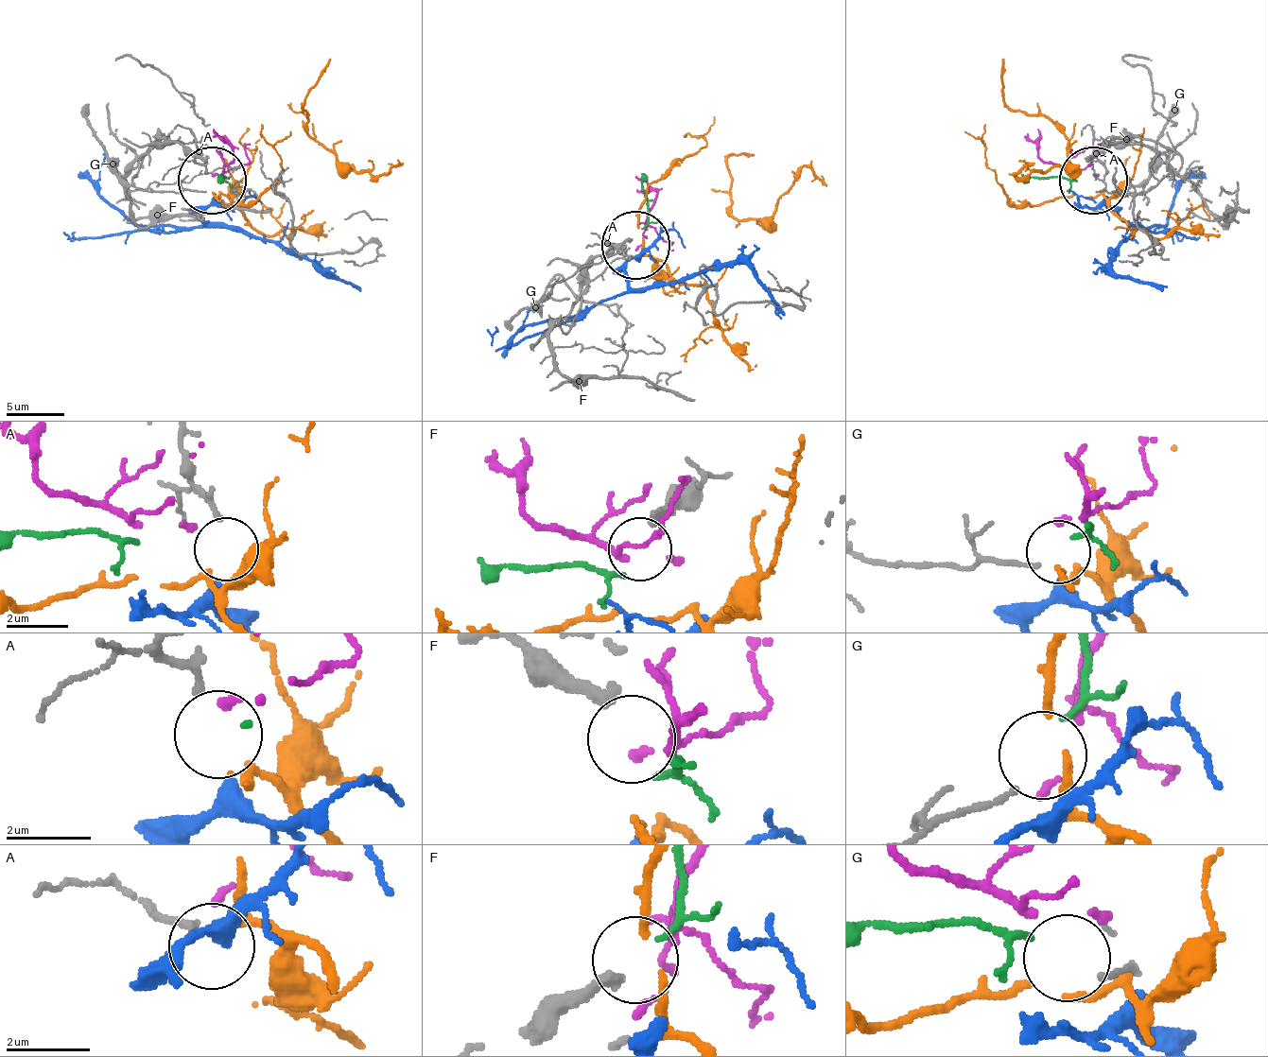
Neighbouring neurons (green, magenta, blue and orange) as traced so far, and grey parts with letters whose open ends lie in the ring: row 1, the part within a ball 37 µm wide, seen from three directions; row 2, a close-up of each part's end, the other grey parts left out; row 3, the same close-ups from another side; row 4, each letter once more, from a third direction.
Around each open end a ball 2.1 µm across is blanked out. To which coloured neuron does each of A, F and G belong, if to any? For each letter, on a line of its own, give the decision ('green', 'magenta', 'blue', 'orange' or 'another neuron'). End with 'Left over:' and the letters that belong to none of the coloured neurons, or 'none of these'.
A: orange
F: another neuron
G: green
Left over: F

